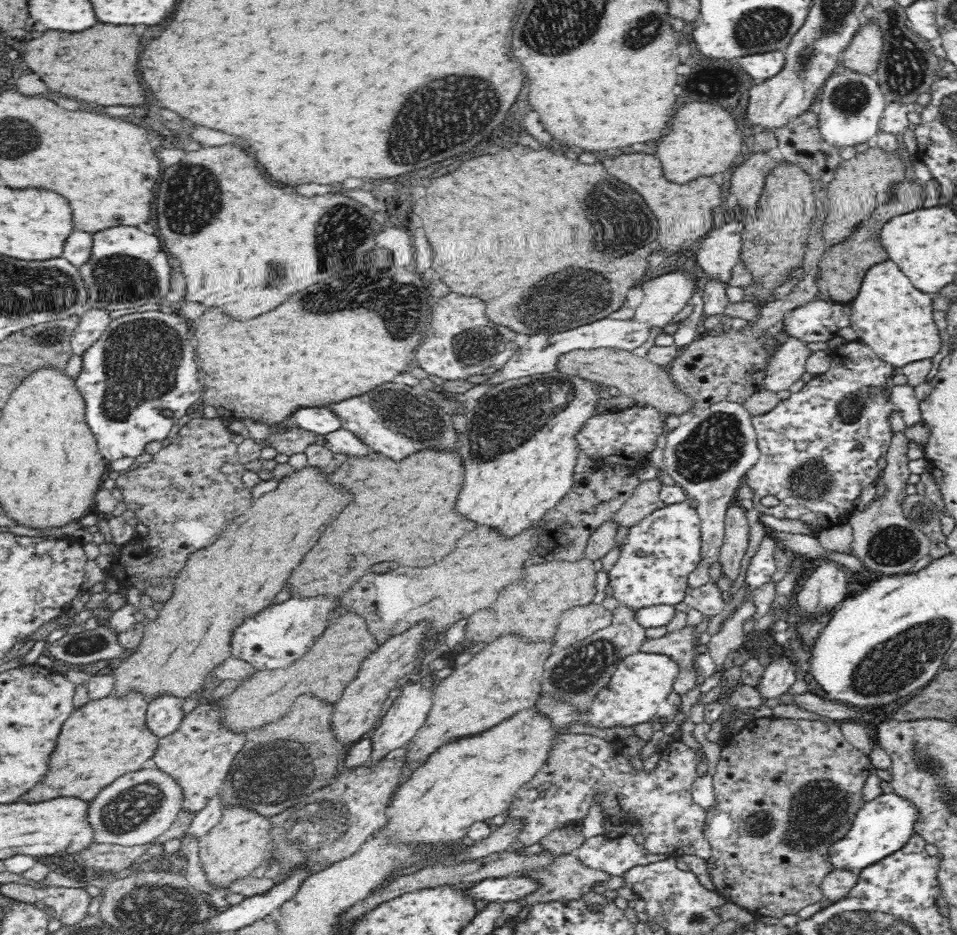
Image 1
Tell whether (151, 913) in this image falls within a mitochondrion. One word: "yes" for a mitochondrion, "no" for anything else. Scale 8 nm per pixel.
yes

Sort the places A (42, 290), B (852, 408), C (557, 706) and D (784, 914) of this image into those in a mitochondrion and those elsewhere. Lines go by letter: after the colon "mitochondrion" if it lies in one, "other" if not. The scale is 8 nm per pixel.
A: mitochondrion
B: mitochondrion
C: mitochondrion
D: other

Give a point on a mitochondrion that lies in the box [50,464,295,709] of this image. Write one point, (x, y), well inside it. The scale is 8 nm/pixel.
(94, 644)

